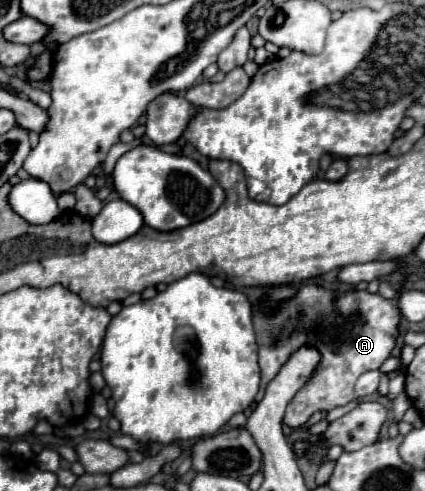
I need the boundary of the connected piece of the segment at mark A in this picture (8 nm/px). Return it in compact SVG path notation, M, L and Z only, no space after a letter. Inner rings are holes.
M300 286L300 294L280 310L280 314L268 318L254 318L254 330L260 346L260 390L256 394L256 402L262 400L266 384L278 374L286 358L302 344L316 346L322 352L320 366L314 370L312 378L306 386L294 396L294 400L286 408L284 424L290 428L302 426L314 412L328 412L338 406L346 406L354 400L354 384L360 374L368 370L378 370L386 358L390 358L396 336L398 336L398 296L394 300L384 300L378 294L370 294L366 290L340 294L336 290L328 290L322 286ZM268 338L280 338L276 346L268 342Z

